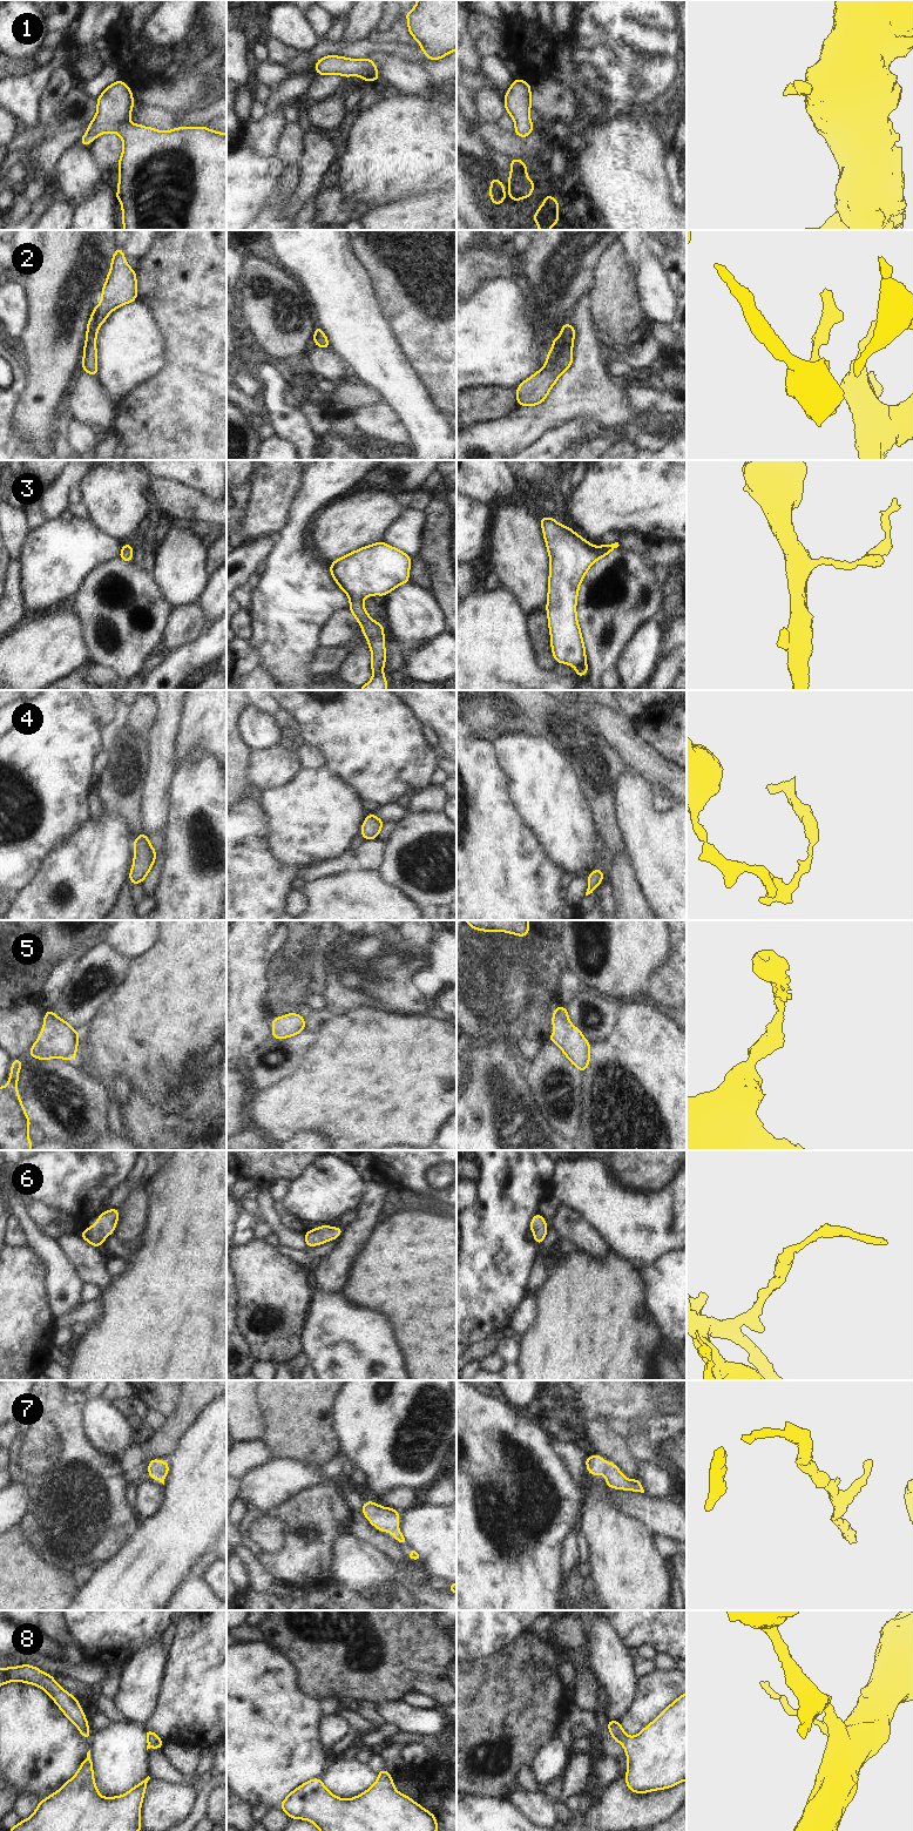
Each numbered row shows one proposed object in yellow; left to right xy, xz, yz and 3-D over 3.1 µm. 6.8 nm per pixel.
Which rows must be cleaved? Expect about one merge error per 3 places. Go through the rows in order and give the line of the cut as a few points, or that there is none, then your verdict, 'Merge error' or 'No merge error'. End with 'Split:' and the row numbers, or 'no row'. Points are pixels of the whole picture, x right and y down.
1: No split. No merge error
2: No split. No merge error
3: No split. No merge error
4: No split. No merge error
5: No split. No merge error
6: No split. No merge error
7: No split. No merge error
8: No split. No merge error
Split: no row.

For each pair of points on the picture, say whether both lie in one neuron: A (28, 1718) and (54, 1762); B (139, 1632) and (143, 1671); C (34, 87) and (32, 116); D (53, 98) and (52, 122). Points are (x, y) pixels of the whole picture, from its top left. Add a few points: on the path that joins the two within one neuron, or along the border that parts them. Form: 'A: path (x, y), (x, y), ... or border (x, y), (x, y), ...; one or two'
A: path (28, 1729), (28, 1734), (46, 1751); one
B: border (160, 1639), (137, 1650), (121, 1666); two
C: path (31, 94), (31, 109); one
D: path (52, 103), (52, 116); one

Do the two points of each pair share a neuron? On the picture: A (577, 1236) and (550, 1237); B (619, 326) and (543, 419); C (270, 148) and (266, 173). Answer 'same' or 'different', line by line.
A: different
B: different
C: different

